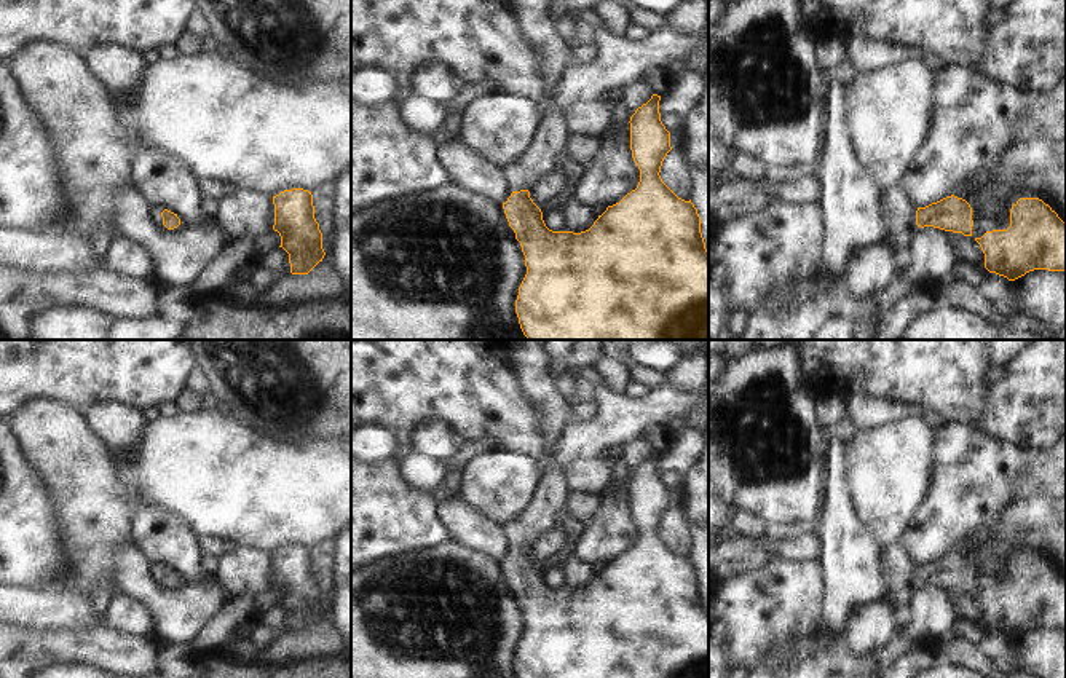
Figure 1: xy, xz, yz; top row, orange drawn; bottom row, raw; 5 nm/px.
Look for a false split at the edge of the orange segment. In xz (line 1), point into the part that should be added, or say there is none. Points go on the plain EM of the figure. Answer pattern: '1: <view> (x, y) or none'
1: xz (536, 367)

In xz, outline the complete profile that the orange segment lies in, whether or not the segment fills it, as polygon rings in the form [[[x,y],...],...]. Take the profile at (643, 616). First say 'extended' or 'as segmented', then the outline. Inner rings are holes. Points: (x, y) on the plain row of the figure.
extended; [[[511,340],[511,364],[515,365],[522,380],[523,394],[539,408],[546,432],[546,455],[541,459],[544,479],[533,504],[506,531],[512,542],[512,550],[503,566],[515,597],[525,613],[527,632],[519,644],[515,670],[519,678],[709,678],[709,608],[701,590],[701,574],[689,558],[678,555],[661,536],[661,523],[670,504],[670,490],[661,479],[661,453],[638,464],[630,474],[630,507],[640,526],[640,539],[635,547],[627,550],[619,560],[608,563],[594,582],[581,590],[552,589],[543,577],[541,566],[530,555],[530,547],[539,534],[554,528],[559,512],[568,506],[570,477],[557,463],[557,445],[574,416],[565,408],[554,375],[560,367],[547,353],[543,340]]]

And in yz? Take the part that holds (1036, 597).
as segmented; [[[1020,555],[1007,587],[975,595],[989,630],[1015,638],[1034,627],[1066,629],[1066,581],[1039,555]]]

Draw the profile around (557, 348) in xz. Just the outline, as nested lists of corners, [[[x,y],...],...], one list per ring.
[[[543,340],[547,353],[555,359],[562,361],[568,353],[571,353],[578,340]]]

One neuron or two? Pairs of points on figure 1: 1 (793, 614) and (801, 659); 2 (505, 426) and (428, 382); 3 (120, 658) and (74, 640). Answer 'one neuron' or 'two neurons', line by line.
1: two neurons
2: one neuron
3: one neuron

